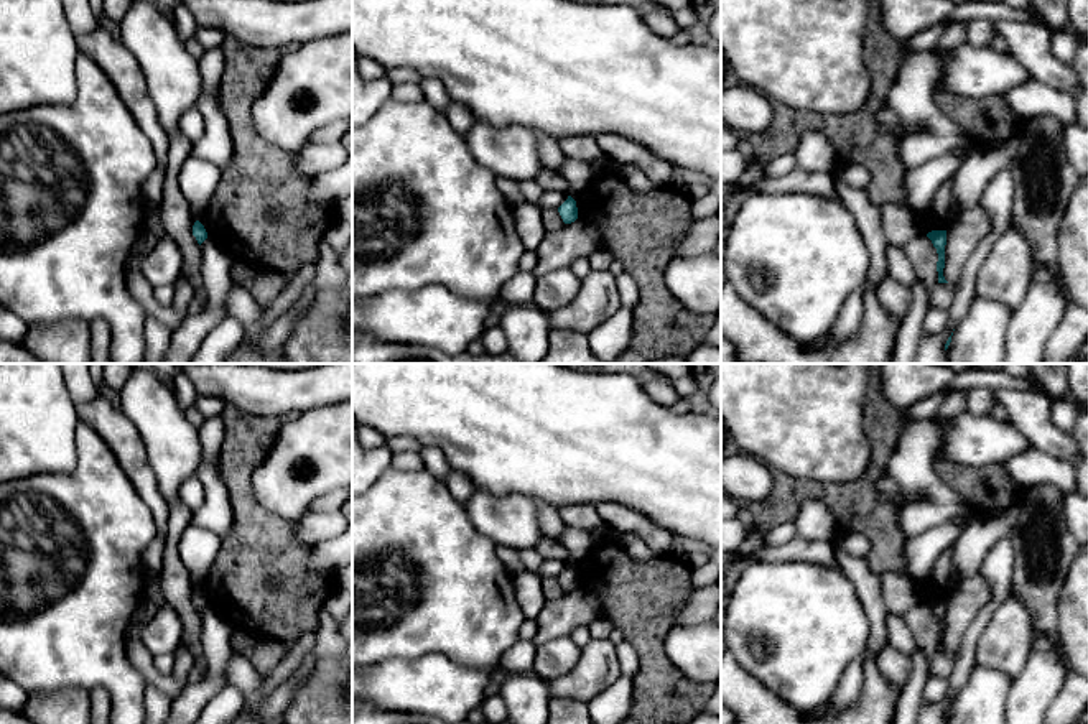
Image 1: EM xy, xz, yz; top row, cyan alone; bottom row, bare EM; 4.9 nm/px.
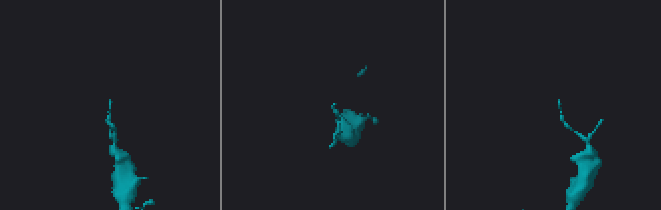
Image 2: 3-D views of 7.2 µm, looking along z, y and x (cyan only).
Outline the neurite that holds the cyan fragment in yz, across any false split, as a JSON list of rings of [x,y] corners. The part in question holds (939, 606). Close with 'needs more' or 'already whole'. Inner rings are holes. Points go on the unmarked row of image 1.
[[[932,599],[927,602],[932,609],[933,615],[938,622],[937,640],[938,640],[938,652],[948,652],[943,645],[945,637],[945,614],[946,614],[946,599]]]; already whole

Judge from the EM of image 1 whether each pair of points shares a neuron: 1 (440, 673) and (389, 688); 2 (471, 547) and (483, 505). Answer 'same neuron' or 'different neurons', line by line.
1: same neuron
2: different neurons

